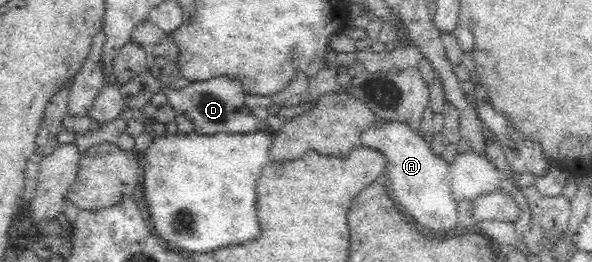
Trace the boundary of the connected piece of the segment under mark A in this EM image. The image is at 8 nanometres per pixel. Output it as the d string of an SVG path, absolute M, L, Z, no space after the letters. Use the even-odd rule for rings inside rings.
M374 116L371 125L359 133L358 145L380 150L387 157L386 175L392 183L394 197L407 210L405 213L414 215L414 219L428 229L453 231L456 206L451 194L448 163L429 148L428 137L418 135L417 127L406 121Z

